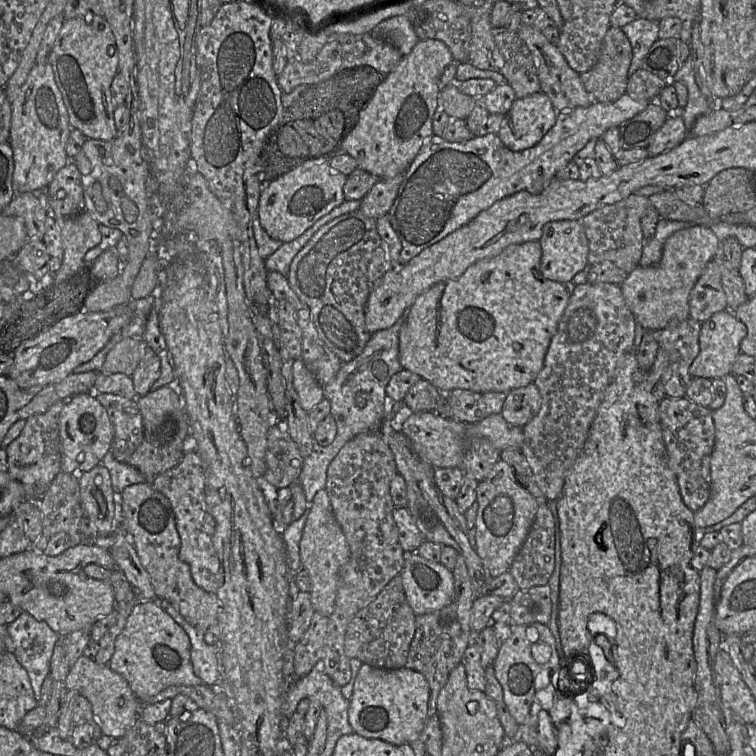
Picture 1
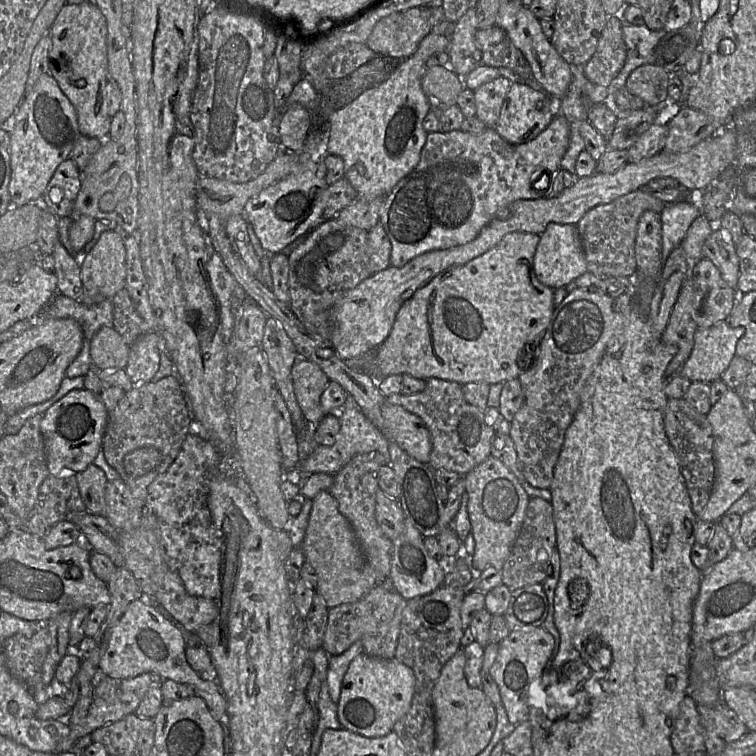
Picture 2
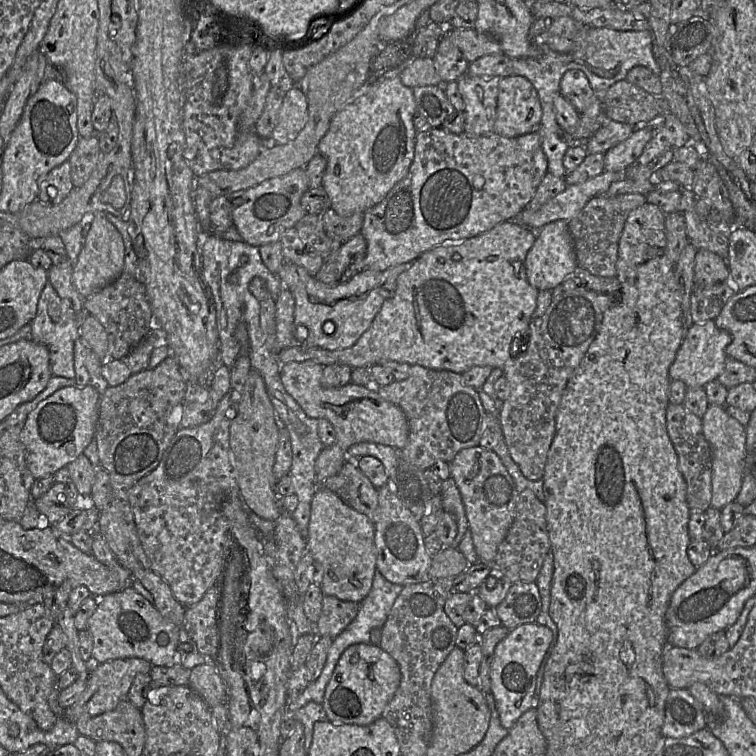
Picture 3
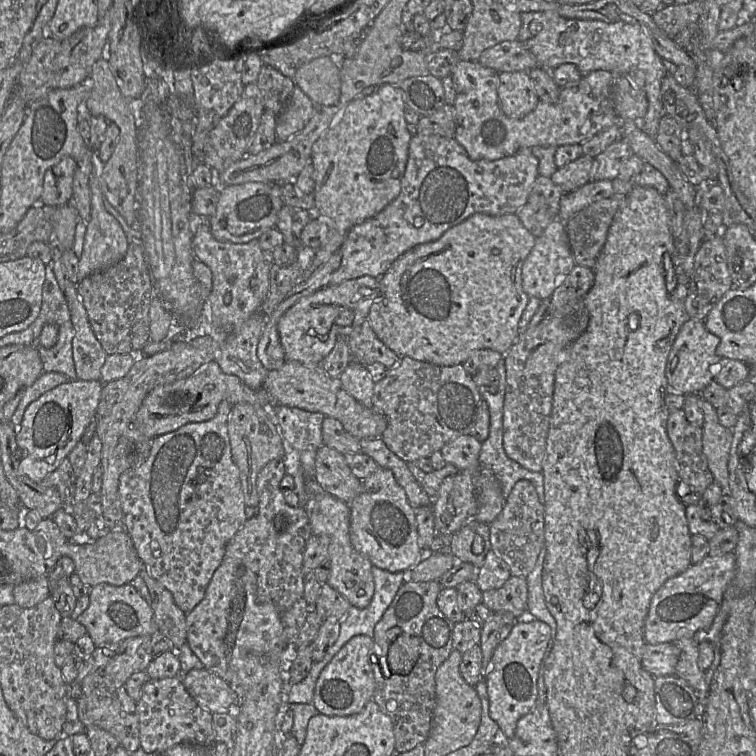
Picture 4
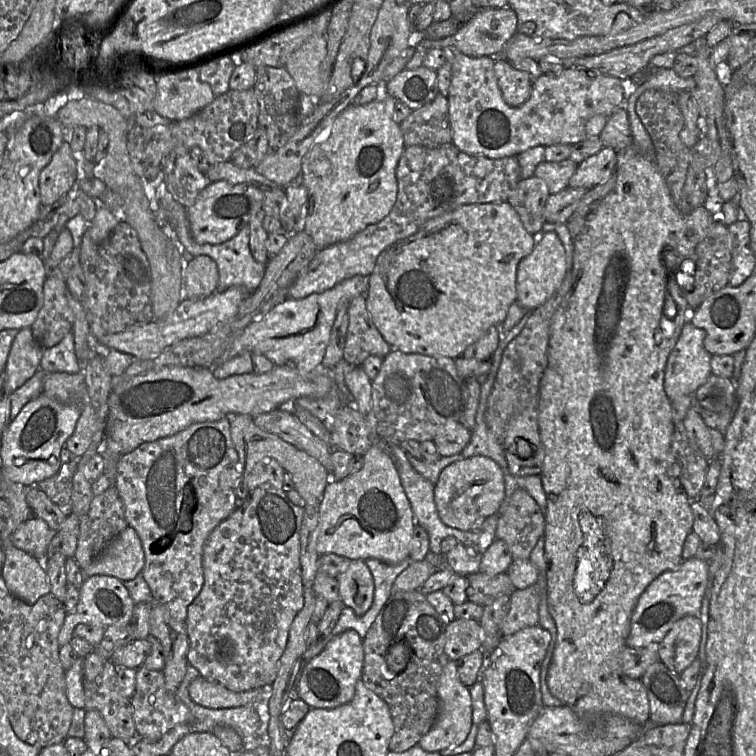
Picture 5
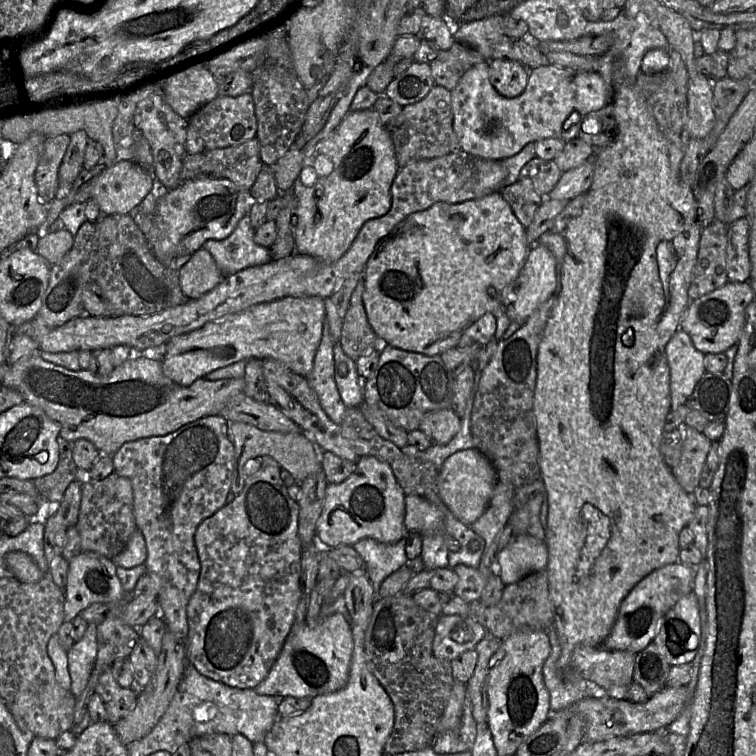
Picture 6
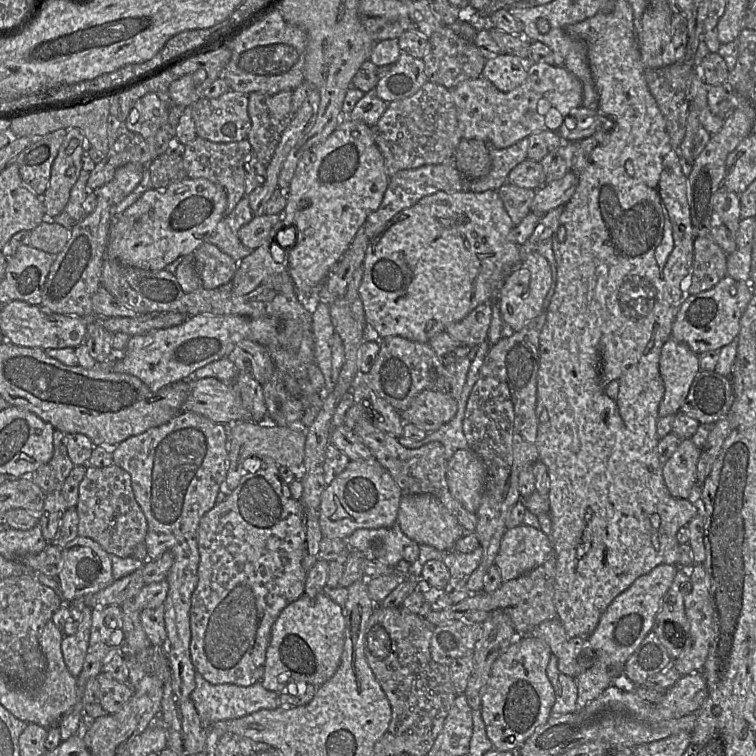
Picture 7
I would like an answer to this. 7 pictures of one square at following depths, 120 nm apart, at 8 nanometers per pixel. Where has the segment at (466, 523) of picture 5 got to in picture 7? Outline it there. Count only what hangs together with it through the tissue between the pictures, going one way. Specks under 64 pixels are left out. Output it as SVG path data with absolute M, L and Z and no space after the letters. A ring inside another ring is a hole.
M471 449L457 450L448 460L446 478L451 495L469 512L476 513L486 482L486 467Z

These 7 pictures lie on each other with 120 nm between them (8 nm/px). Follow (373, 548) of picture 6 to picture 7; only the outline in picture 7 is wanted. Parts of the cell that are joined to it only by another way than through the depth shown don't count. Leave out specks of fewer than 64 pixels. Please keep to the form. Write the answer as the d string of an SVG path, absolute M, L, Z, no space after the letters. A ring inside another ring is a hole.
M397 522L390 528L357 529L346 541L351 550L361 551L365 555L365 560L378 559L391 567L403 560L404 548L414 542L401 531Z

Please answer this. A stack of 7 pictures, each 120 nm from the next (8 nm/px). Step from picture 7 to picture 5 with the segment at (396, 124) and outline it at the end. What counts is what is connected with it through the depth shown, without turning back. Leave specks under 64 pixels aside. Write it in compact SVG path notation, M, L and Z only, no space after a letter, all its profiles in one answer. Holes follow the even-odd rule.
M438 93L431 103L413 110L399 126L404 149L415 145L436 148L451 143L448 98Z

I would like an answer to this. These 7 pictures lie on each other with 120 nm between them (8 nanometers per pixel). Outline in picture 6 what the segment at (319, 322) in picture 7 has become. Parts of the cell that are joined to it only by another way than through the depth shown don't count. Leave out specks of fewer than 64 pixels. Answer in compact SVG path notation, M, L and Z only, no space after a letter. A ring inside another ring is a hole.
M325 319L323 336L315 356L314 367L306 378L328 417L334 423L341 425L347 407L335 381L334 343L329 324Z

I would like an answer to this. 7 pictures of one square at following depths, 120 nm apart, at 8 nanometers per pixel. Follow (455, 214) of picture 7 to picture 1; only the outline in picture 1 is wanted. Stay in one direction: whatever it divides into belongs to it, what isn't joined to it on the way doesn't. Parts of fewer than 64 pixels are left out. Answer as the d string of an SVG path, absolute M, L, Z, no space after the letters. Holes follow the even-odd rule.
M539 241L513 244L504 249L498 256L472 264L459 278L439 282L420 294L402 319L399 333L399 362L402 368L419 375L442 392L466 389L480 394L487 392L508 393L513 389L533 383L543 368L550 342L557 331L559 320L571 296L571 293L563 284L543 277L540 271L541 256L542 250Z

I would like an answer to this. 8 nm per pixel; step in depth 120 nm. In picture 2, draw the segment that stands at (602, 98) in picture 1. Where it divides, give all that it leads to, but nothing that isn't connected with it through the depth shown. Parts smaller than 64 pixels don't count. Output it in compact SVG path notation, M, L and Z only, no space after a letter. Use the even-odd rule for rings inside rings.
M619 16L608 17L597 48L584 65L584 76L593 84L607 87L623 68L627 49Z

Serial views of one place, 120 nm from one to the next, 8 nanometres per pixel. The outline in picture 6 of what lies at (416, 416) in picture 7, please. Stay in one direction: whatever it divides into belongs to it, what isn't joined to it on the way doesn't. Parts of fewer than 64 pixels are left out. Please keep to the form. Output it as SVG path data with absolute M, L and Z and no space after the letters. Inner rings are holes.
M452 408L437 410L425 414L419 429L424 432L433 443L447 444L461 428L459 418Z

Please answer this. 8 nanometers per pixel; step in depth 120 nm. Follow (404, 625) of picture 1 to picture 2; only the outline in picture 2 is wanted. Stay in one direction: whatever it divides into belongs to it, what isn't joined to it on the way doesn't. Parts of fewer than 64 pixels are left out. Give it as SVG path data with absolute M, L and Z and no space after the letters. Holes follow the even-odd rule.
M376 585L356 602L329 608L323 639L324 650L331 655L339 655L354 642L361 641L367 655L382 659L395 658L406 601L397 590L386 590L381 585Z

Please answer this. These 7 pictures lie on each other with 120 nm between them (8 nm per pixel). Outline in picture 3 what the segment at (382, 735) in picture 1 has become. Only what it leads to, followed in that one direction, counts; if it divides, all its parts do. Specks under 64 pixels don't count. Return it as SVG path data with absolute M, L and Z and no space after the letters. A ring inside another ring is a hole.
M353 644L340 657L326 686L322 706L328 719L336 724L366 726L382 717L400 681L399 665L389 653L377 645Z

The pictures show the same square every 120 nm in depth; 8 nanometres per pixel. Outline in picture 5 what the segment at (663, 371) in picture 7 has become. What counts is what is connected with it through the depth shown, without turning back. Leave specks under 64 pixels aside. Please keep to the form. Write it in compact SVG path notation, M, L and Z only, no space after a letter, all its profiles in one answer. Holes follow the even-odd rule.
M688 321L682 328L665 370L665 392L671 401L683 395L693 396L712 374L712 355L704 347L705 336L704 329Z

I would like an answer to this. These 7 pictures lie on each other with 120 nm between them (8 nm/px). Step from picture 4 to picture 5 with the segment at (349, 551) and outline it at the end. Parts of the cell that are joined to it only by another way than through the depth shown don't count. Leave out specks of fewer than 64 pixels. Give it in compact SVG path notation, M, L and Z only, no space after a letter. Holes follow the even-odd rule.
M350 560L336 578L342 602L356 615L363 615L370 608L374 597L374 580L365 561Z

